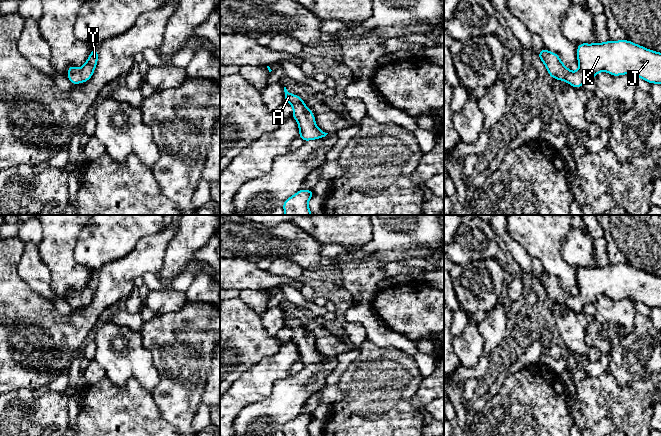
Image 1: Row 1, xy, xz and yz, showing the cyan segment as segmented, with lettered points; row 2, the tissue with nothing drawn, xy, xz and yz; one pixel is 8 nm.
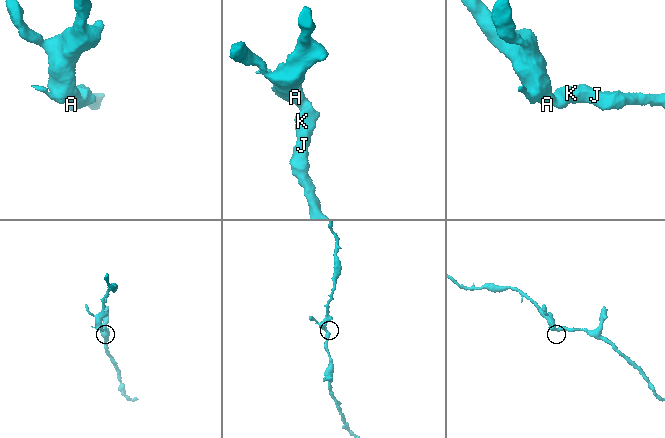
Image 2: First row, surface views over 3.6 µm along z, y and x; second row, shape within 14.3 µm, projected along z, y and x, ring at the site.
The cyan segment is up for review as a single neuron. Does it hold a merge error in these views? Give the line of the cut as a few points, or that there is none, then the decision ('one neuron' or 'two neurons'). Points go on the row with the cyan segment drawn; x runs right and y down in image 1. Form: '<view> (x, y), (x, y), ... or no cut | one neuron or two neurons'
no cut | one neuron

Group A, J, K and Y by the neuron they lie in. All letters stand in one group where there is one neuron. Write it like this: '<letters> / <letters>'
A J K Y

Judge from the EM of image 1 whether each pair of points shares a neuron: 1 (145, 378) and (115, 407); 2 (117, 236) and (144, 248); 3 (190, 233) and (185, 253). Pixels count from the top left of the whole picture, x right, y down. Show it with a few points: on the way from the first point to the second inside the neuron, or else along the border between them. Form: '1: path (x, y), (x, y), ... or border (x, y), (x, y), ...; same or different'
1: border (115, 384), (135, 379), (150, 393); different
2: border (156, 232), (145, 235), (129, 253), (117, 259); different
3: path (190, 238), (185, 243), (185, 248); same

